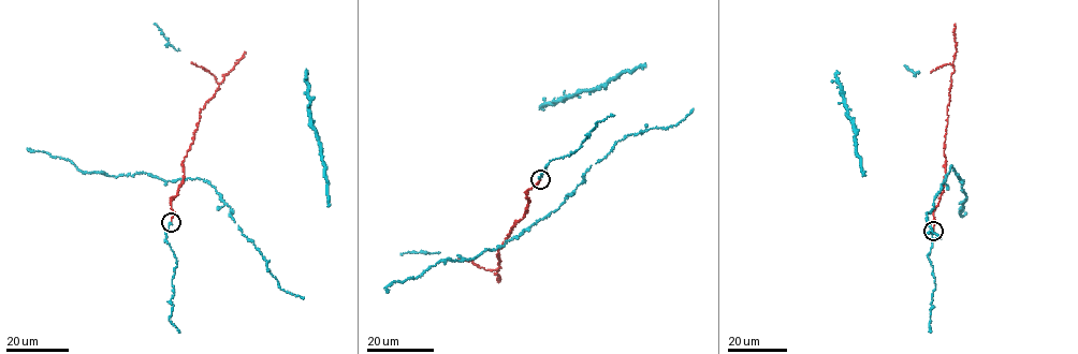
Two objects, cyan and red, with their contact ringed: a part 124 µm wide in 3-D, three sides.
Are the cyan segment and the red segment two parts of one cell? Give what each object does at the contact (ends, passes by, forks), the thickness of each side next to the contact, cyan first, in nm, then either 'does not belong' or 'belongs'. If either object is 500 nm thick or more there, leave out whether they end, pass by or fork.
cyan passes by | red ends | 150/200 nm | belongs

